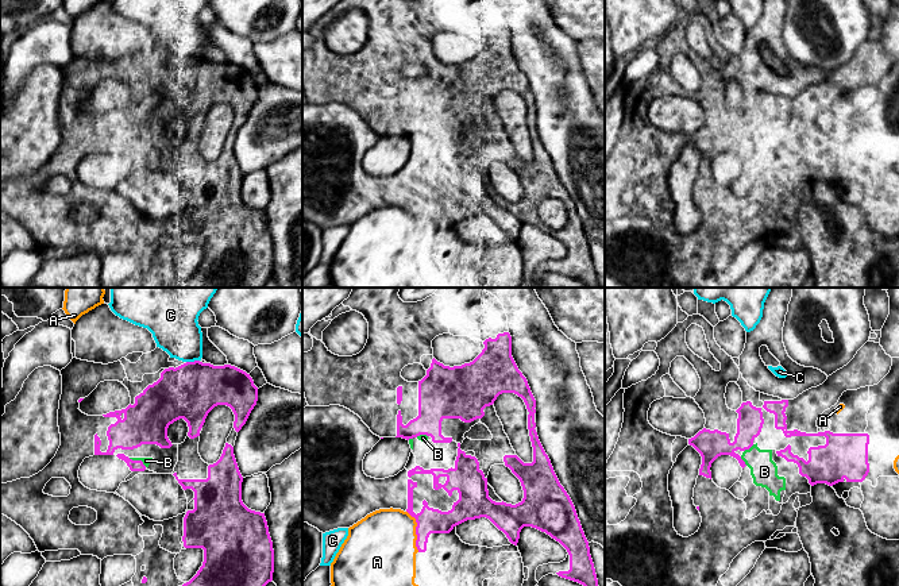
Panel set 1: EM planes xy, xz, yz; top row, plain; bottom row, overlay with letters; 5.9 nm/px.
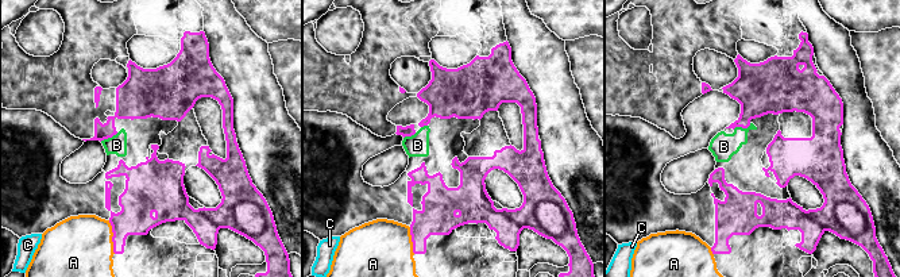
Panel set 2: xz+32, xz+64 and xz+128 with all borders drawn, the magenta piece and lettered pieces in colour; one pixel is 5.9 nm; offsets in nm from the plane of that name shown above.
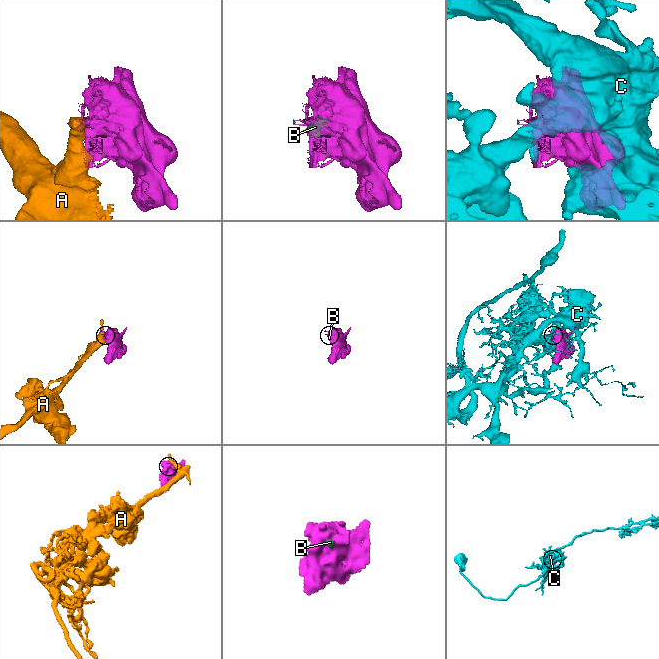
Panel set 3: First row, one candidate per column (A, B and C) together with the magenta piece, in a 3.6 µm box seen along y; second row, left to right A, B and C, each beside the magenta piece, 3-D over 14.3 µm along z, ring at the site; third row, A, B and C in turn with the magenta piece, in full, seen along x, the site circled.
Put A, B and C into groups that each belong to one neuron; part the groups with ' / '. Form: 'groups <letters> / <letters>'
groups A / B / C

